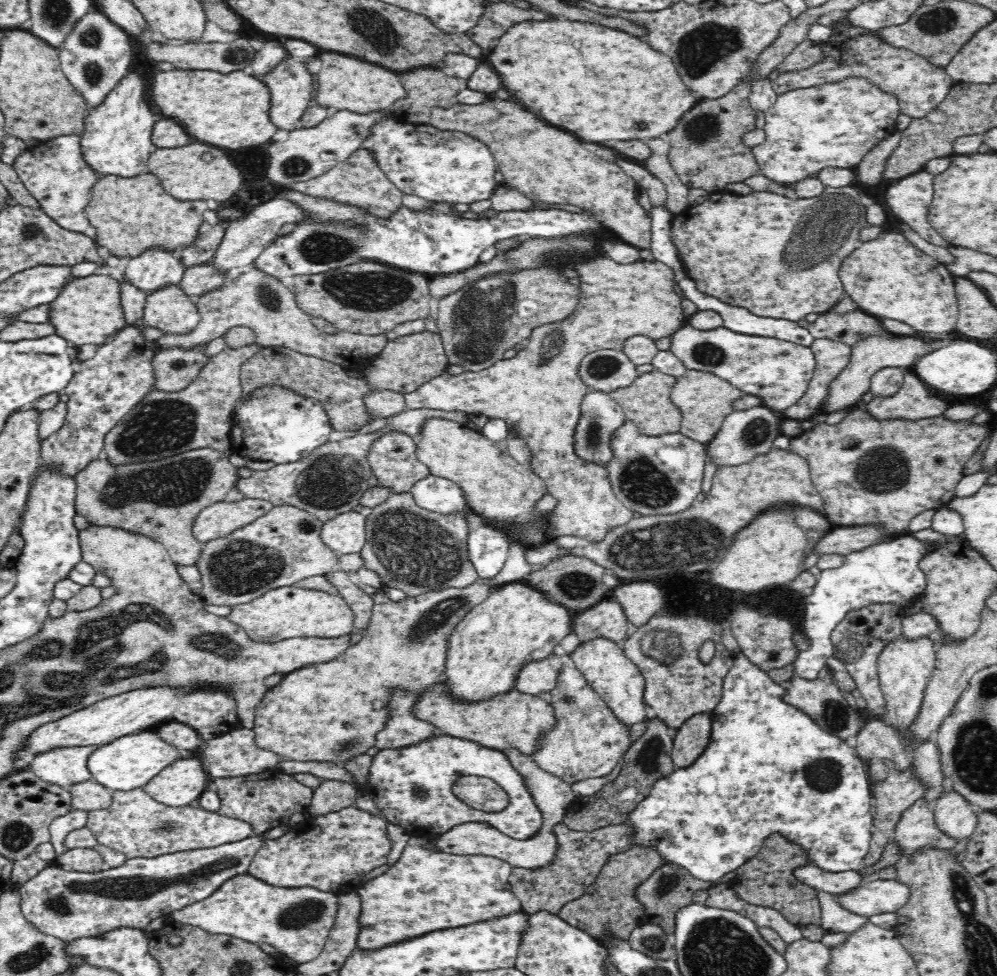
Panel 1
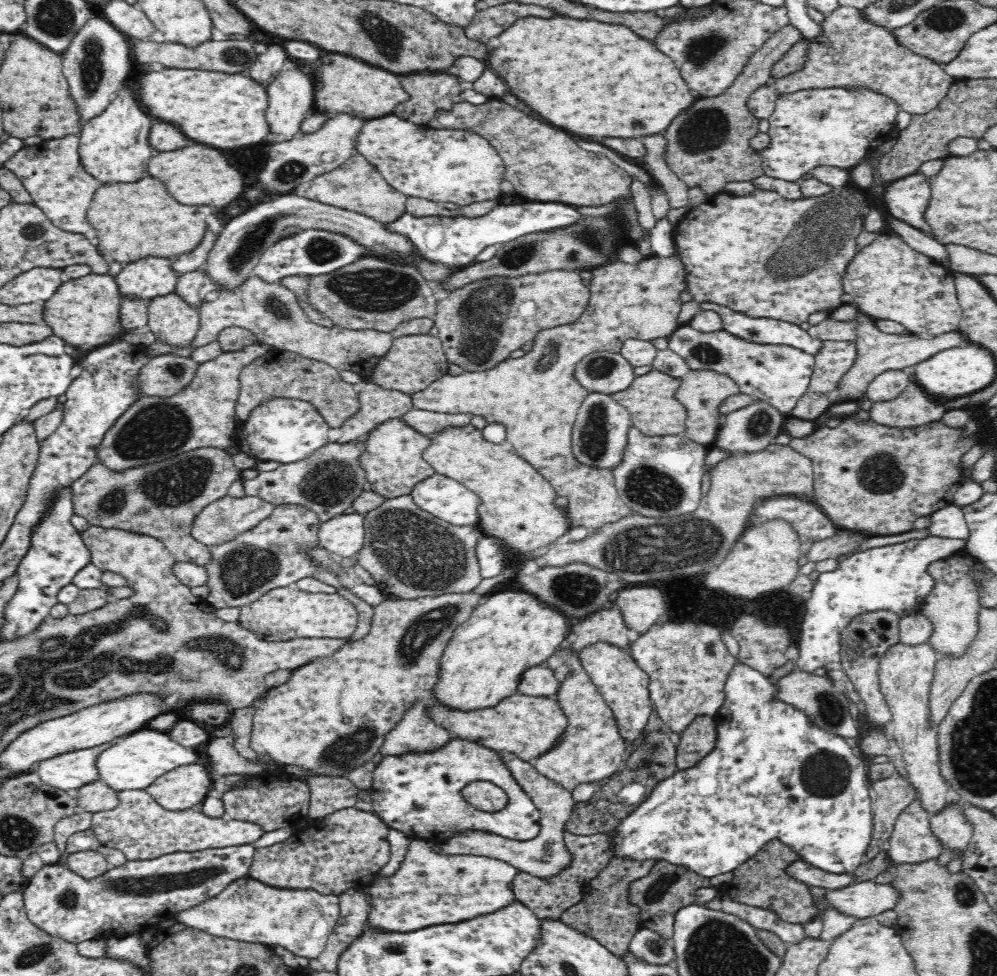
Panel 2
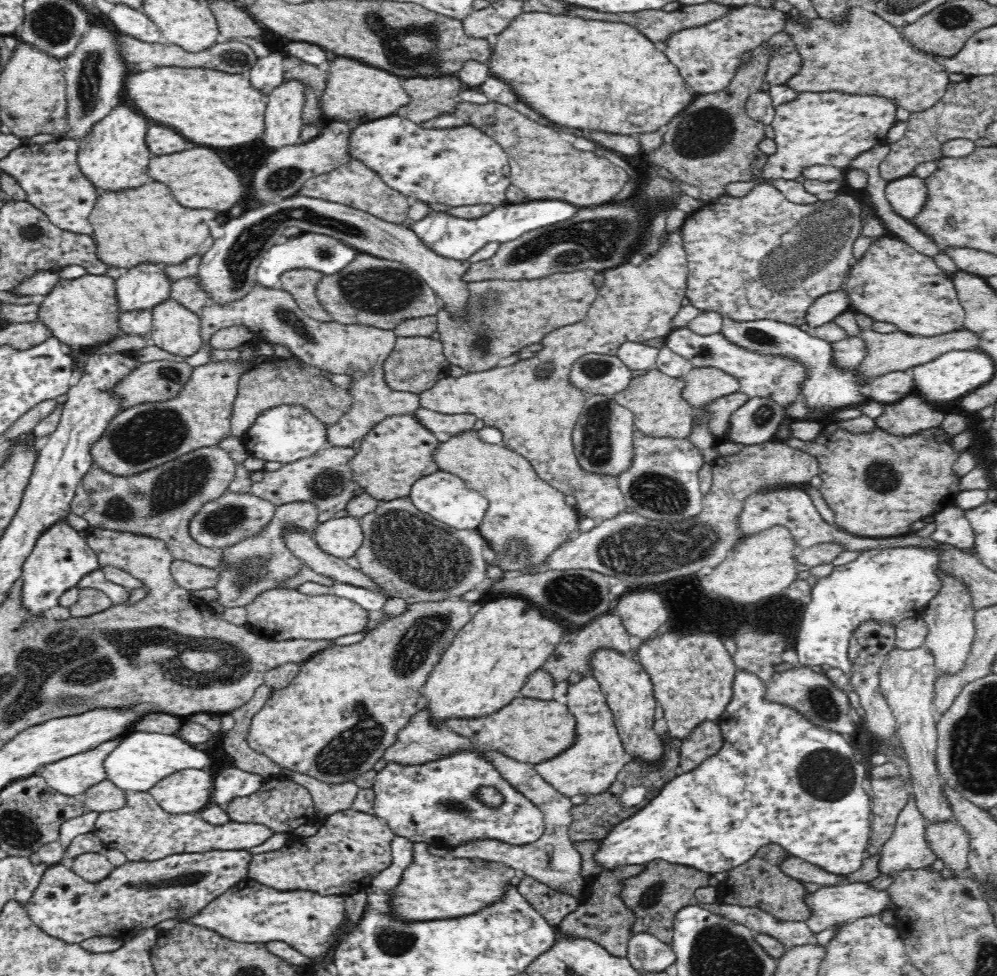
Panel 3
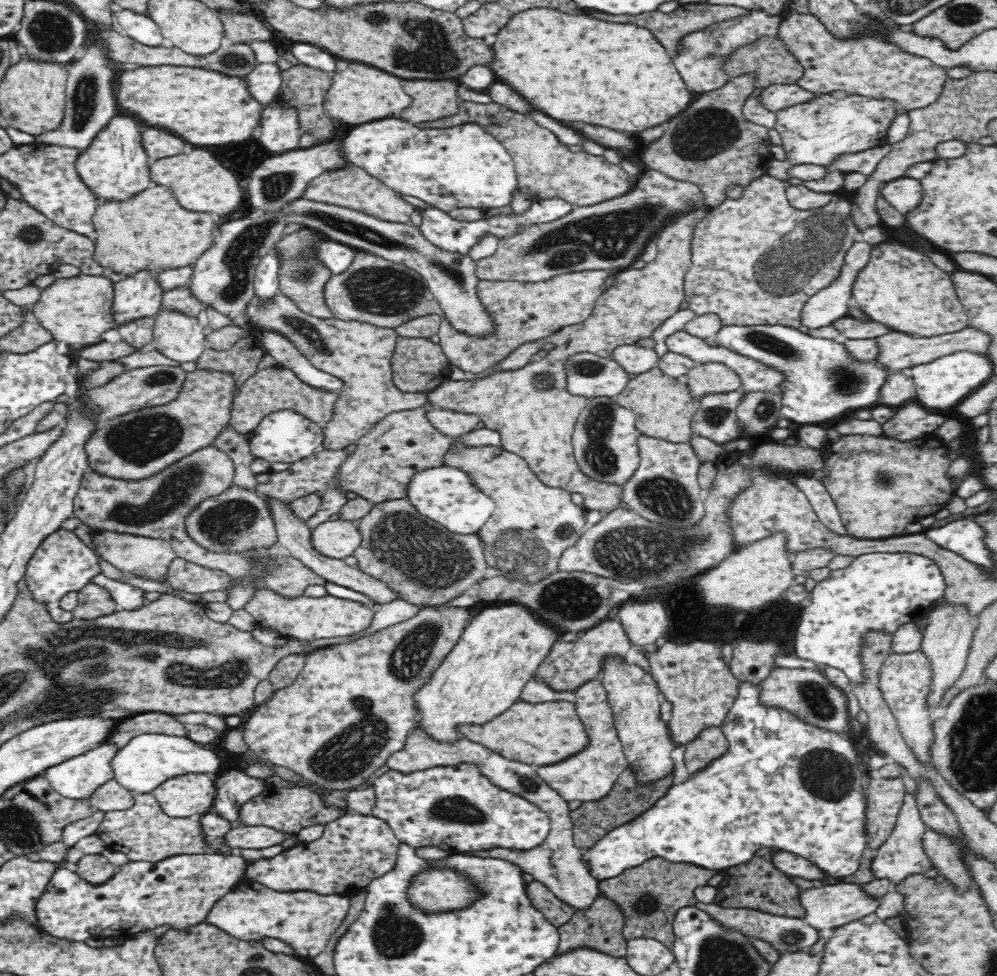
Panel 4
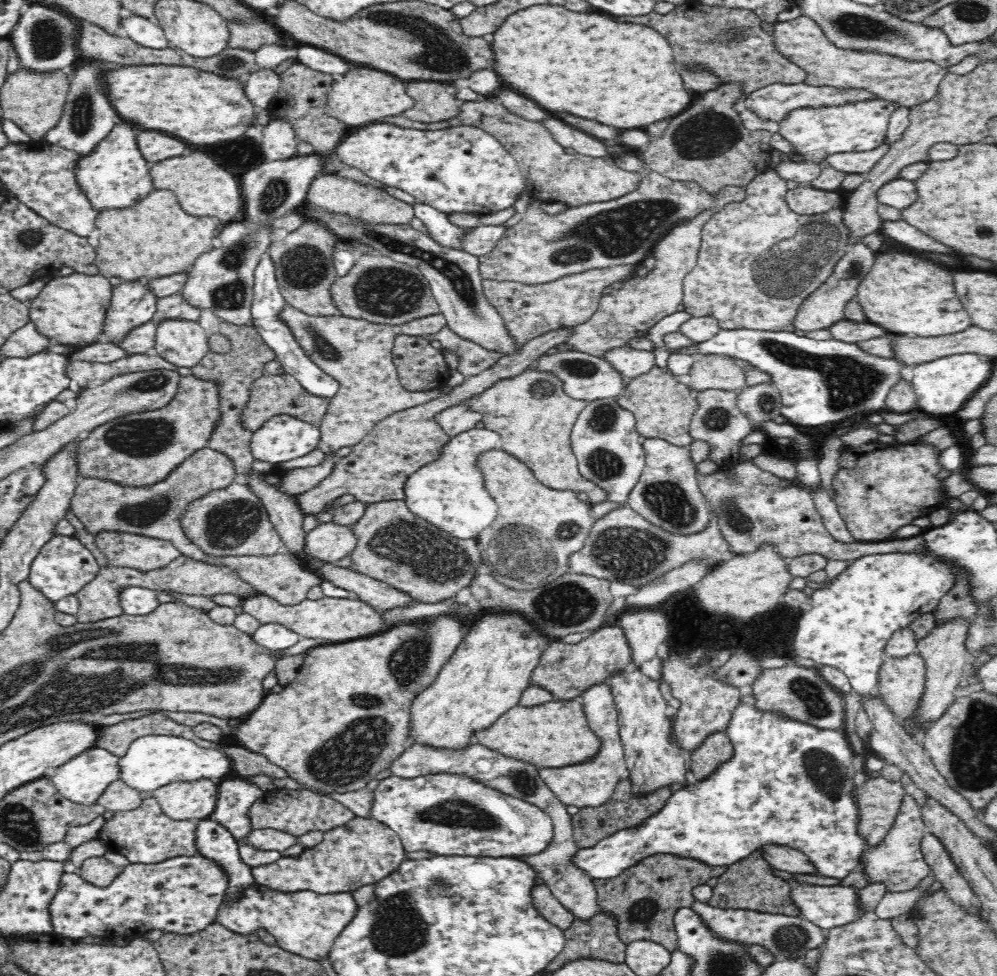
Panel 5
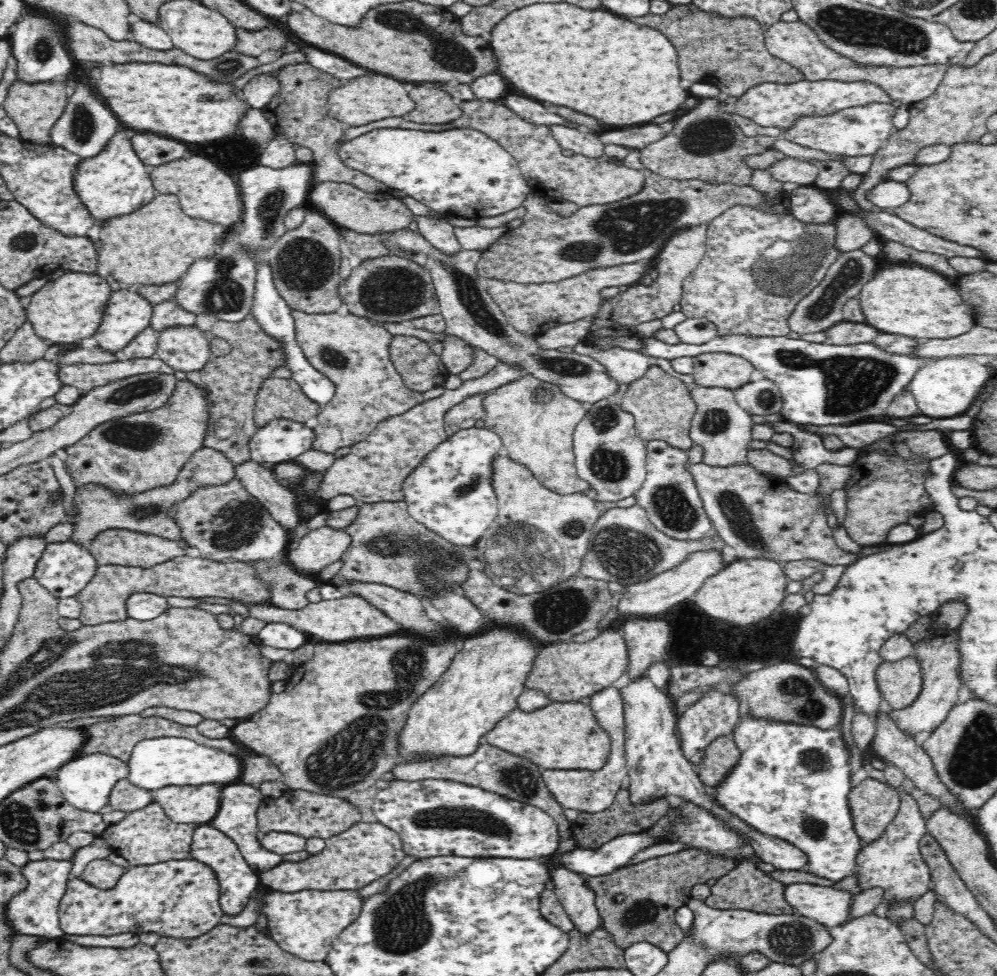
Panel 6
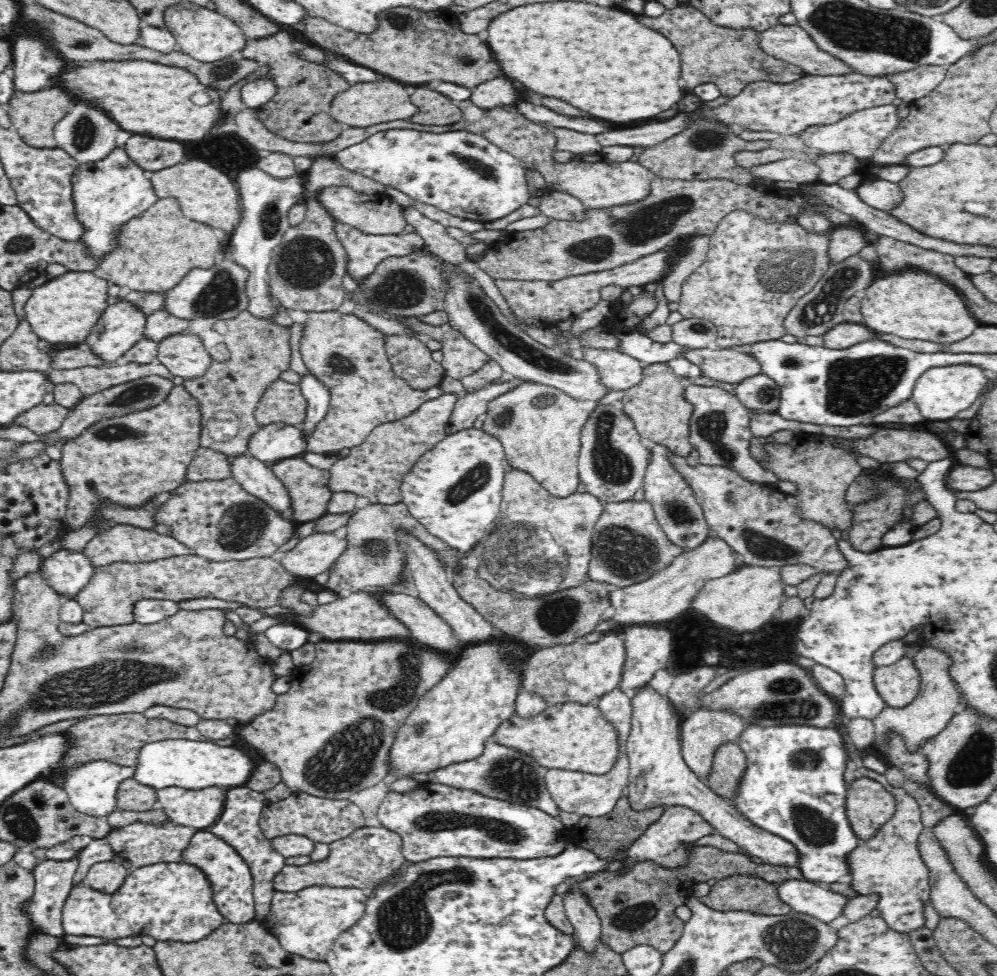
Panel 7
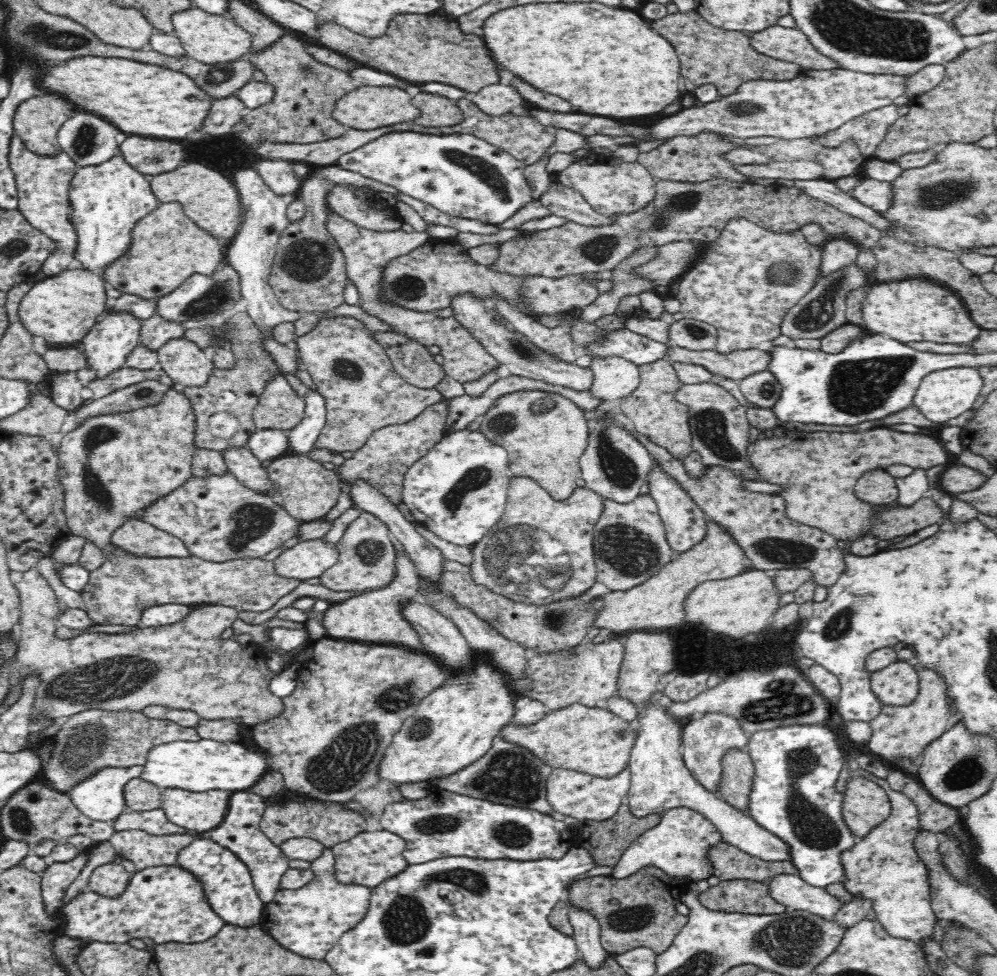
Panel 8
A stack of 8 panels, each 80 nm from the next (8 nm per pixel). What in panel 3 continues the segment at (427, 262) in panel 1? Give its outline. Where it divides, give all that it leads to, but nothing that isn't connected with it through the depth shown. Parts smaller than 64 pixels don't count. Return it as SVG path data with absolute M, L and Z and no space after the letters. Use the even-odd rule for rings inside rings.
M548 199L530 201L521 205L502 205L495 207L489 214L476 219L464 219L447 214L446 211L432 211L420 221L408 221L408 226L416 233L427 248L440 256L467 260L488 242L508 242L522 236L524 232L550 226L556 222L568 221L578 212L579 207L569 202ZM293 231L293 235L287 234L287 239L279 245L272 246L261 258L256 270L256 284L265 290L276 290L281 287L281 275L286 273L286 270L302 266L313 268L324 275L340 273L354 260L357 253L358 250L354 247L328 235Z

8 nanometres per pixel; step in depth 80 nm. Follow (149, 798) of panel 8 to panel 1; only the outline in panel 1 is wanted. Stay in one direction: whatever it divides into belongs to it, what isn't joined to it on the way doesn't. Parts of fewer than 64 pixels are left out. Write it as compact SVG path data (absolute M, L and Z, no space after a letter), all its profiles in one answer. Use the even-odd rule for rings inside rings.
M94 780L76 784L69 790L69 794L72 795L72 806L76 810L84 810L88 813L104 810L114 802L112 801L112 792Z

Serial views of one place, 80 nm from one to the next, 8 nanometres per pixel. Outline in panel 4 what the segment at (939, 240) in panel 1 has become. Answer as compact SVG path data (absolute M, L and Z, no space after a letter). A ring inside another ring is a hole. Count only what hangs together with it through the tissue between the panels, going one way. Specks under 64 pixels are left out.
M902 176L884 183L879 195L882 195L896 210L905 214L920 204L922 187L918 179Z

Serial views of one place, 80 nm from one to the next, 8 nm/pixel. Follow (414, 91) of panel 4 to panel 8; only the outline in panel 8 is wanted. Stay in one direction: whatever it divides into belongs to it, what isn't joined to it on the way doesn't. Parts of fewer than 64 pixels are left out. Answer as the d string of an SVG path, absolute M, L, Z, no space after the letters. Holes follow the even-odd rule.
M420 92L412 98L412 102L422 112L420 118L424 118L424 120L417 122L420 126L440 128L441 126L454 126L463 121L463 110L460 110L459 105L454 104L448 98Z

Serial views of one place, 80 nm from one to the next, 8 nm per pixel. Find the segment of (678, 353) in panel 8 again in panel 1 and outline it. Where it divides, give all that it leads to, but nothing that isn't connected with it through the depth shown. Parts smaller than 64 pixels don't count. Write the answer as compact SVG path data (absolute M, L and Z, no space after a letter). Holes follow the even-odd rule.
M688 369L681 377L677 377L670 395L672 402L682 410L682 425L679 432L692 440L709 443L720 430L724 418L734 411L730 404L740 396L741 390L716 374Z

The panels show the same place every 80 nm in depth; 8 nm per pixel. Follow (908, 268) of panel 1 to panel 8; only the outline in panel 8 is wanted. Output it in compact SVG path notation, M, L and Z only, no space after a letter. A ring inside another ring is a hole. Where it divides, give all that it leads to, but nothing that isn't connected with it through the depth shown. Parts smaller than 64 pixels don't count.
M926 279L902 282L871 282L862 304L864 329L870 334L884 335L897 342L936 342L972 346L980 338L981 327L972 321L963 302L948 288Z

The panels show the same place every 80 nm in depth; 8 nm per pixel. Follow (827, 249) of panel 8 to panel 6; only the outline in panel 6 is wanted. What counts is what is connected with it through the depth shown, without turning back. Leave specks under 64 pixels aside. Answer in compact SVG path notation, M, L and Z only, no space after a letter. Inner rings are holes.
M852 213L839 214L835 219L836 249L838 254L850 253L861 249L877 237L874 229L868 227L860 215Z

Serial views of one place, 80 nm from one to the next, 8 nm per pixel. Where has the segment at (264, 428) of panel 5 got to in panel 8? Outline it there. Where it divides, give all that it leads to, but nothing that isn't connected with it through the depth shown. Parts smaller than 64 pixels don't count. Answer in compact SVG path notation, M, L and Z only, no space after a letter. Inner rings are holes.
M282 429L257 430L244 444L257 459L273 461L288 450L287 431Z

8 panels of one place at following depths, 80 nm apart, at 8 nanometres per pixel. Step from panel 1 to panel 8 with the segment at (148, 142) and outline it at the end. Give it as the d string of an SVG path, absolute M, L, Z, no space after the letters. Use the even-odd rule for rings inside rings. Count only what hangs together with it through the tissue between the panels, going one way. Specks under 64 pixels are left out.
M122 155L98 166L78 168L69 192L70 222L76 231L76 266L89 271L104 270L122 258L132 244L135 224L158 208L158 199L150 183Z

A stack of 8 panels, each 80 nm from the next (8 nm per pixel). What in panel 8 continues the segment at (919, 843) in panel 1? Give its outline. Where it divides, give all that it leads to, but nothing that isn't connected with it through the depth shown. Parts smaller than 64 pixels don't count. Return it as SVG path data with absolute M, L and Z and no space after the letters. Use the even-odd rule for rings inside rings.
M857 770L851 778L864 778L878 784L889 797L892 808L888 818L869 831L840 854L844 867L844 887L854 899L873 903L875 918L888 935L894 938L911 940L922 946L926 940L933 940L934 926L938 921L932 909L929 869L920 858L915 847L915 839L922 831L916 806L901 792L895 792L888 782Z

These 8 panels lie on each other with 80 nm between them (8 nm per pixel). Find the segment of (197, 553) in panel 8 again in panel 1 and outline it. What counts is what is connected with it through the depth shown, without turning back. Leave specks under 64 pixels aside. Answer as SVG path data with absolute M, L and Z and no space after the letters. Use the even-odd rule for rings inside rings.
M246 497L236 502L216 502L199 512L193 522L193 535L202 543L224 538L268 514L274 507L267 500Z

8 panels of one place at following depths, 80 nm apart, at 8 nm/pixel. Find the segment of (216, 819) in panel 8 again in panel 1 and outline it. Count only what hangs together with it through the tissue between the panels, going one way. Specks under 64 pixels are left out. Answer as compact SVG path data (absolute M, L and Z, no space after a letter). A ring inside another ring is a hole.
M191 756L180 759L154 776L143 790L166 806L181 807L199 800L206 792L210 777L201 762Z

